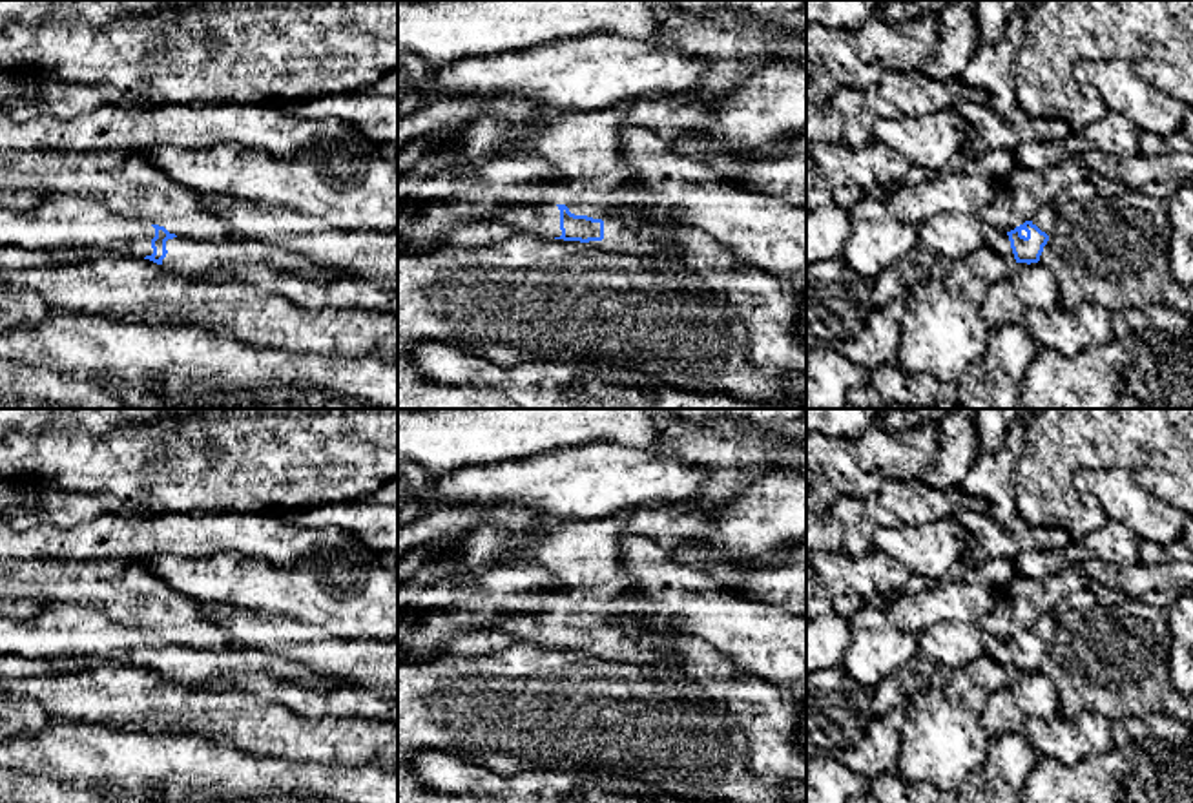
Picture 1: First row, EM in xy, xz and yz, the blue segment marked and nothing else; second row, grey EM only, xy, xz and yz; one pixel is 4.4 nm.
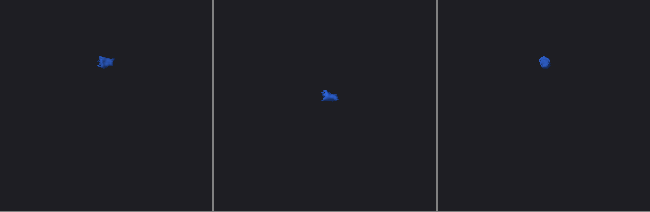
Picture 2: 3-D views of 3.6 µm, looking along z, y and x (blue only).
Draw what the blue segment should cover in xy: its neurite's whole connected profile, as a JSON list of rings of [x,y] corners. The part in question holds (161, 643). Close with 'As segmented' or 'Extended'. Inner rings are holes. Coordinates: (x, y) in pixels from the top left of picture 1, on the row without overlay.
[[[46,604],[27,620],[0,615],[0,655],[26,659],[91,657],[144,666],[171,683],[202,686],[221,675],[265,673],[316,692],[347,686],[312,673],[303,664],[261,650],[221,652],[181,646],[164,635],[126,626],[102,610],[80,604]]]. Extended

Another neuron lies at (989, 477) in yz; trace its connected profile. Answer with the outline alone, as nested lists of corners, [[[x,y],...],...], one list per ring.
[[[1011,422],[1001,447],[996,453],[981,451],[961,482],[965,495],[978,495],[989,502],[989,513],[1000,524],[1018,516],[1012,474],[1025,451],[1027,422]]]

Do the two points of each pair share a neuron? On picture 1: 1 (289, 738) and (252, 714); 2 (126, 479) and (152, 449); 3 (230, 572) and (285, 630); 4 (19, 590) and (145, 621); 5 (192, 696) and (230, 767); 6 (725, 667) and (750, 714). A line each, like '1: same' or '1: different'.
1: same
2: same
3: different
4: same
5: different
6: same

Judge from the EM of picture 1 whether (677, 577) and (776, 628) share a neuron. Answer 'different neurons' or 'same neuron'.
same neuron

